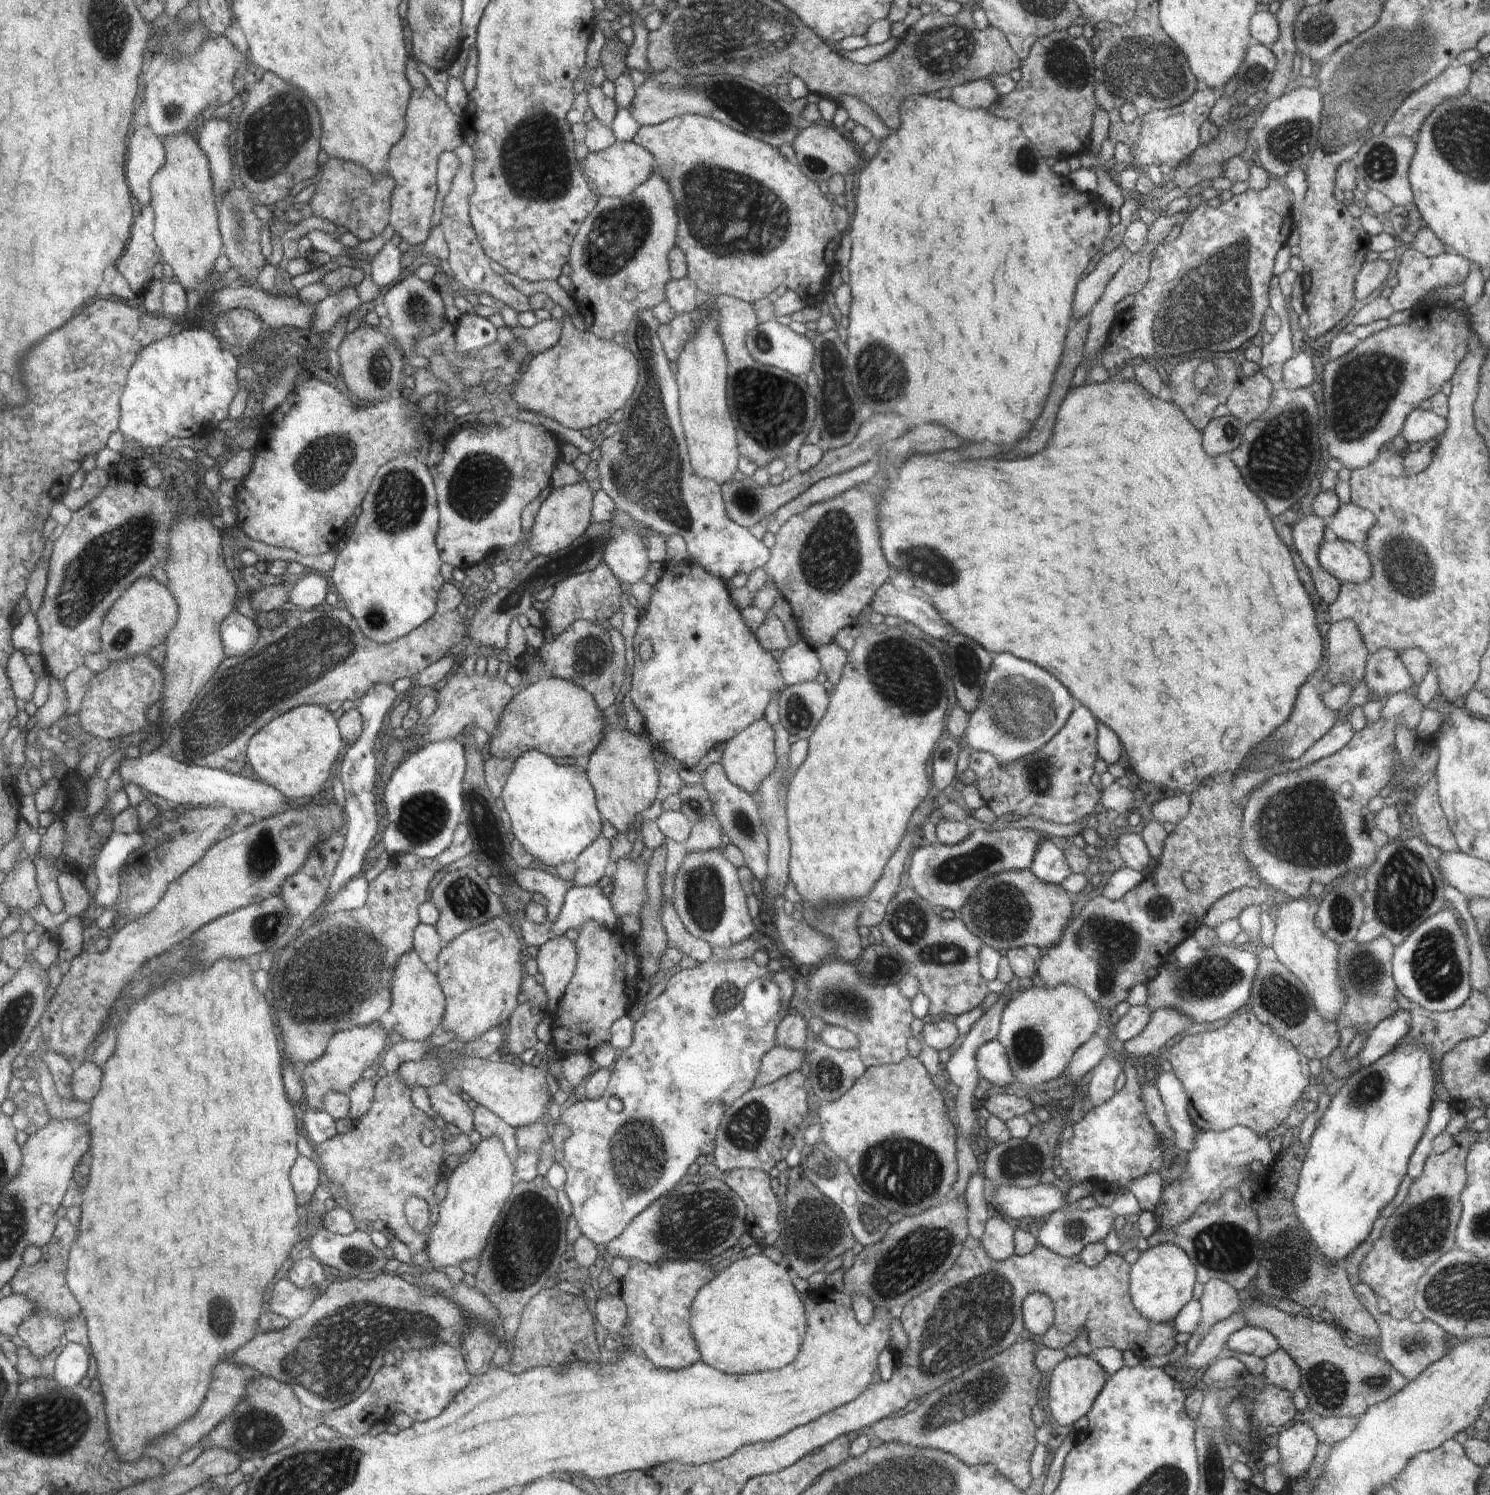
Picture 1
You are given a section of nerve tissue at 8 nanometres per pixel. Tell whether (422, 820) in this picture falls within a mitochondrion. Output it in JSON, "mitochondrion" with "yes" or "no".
{"mitochondrion":"yes"}

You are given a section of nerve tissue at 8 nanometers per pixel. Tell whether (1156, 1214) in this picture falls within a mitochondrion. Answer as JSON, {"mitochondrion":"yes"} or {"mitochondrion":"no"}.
{"mitochondrion":"no"}

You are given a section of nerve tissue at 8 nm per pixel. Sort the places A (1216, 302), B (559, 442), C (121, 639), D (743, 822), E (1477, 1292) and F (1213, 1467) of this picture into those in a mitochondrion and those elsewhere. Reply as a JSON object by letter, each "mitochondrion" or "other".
{"A":"mitochondrion","B":"other","C":"mitochondrion","D":"mitochondrion","E":"mitochondrion","F":"mitochondrion"}

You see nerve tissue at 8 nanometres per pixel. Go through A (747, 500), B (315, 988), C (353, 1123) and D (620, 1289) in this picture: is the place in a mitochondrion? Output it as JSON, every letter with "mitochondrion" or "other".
{"A":"mitochondrion","B":"mitochondrion","C":"other","D":"other"}

